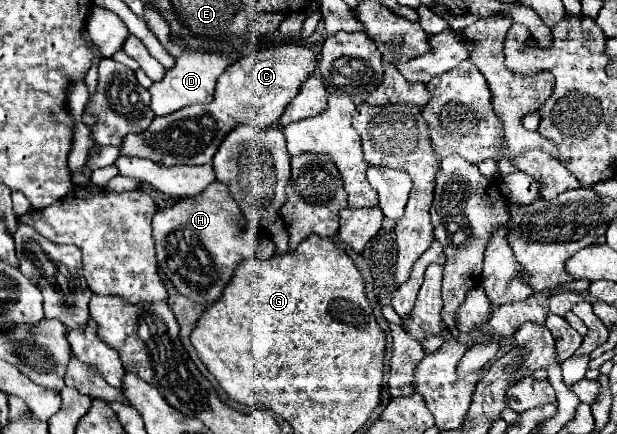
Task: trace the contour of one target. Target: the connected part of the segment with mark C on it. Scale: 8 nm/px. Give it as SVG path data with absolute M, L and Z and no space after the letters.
M287 42L273 48L260 48L233 62L217 80L215 94L209 104L191 104L181 108L179 112L167 116L155 116L151 126L139 134L123 136L119 150L121 156L131 158L147 158L155 164L163 164L167 168L187 164L207 164L217 152L225 134L241 124L253 122L259 128L277 126L279 116L285 106L299 92L299 84L307 80L307 76L315 70L317 56L311 48L299 42Z

